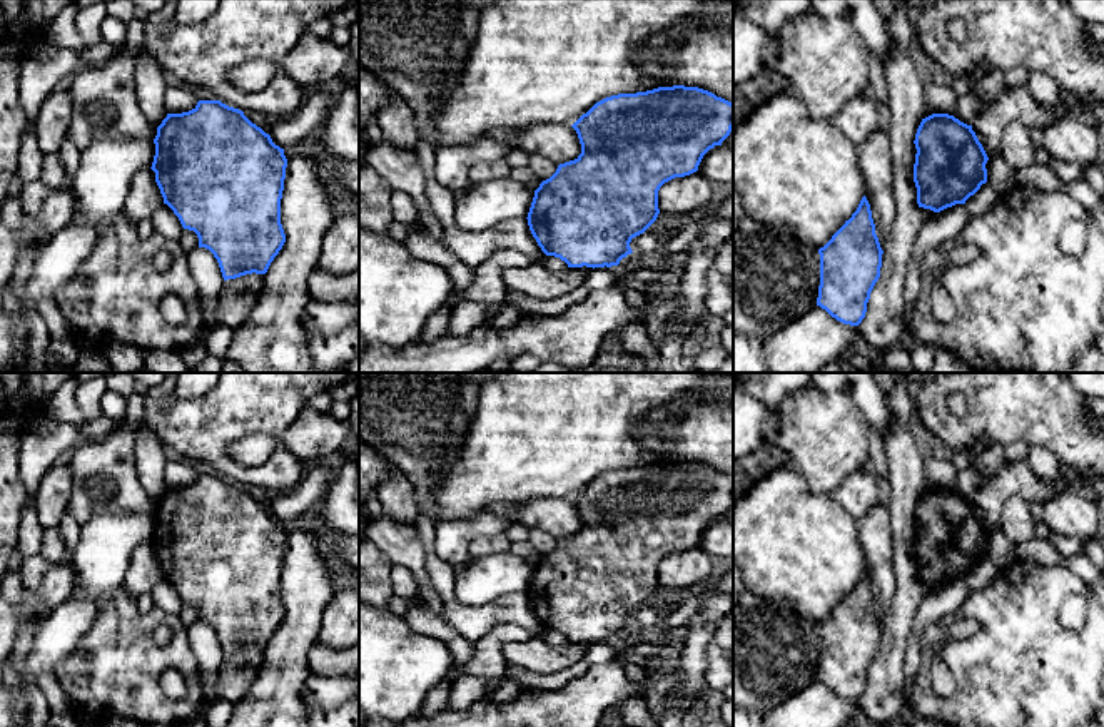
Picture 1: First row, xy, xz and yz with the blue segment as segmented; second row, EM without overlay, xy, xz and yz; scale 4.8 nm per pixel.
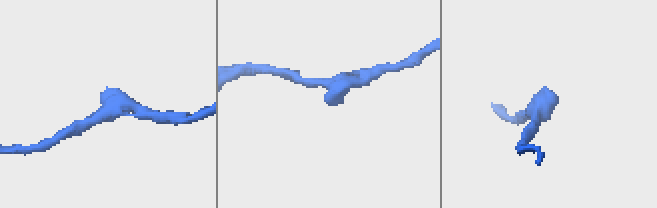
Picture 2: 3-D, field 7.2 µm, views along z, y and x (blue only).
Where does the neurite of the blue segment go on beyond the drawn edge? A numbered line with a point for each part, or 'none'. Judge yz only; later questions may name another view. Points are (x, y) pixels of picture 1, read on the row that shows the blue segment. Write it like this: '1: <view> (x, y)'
none

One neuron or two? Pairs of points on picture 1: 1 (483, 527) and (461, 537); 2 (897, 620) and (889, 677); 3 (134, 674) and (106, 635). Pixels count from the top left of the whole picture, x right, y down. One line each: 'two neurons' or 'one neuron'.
1: one neuron
2: one neuron
3: one neuron

